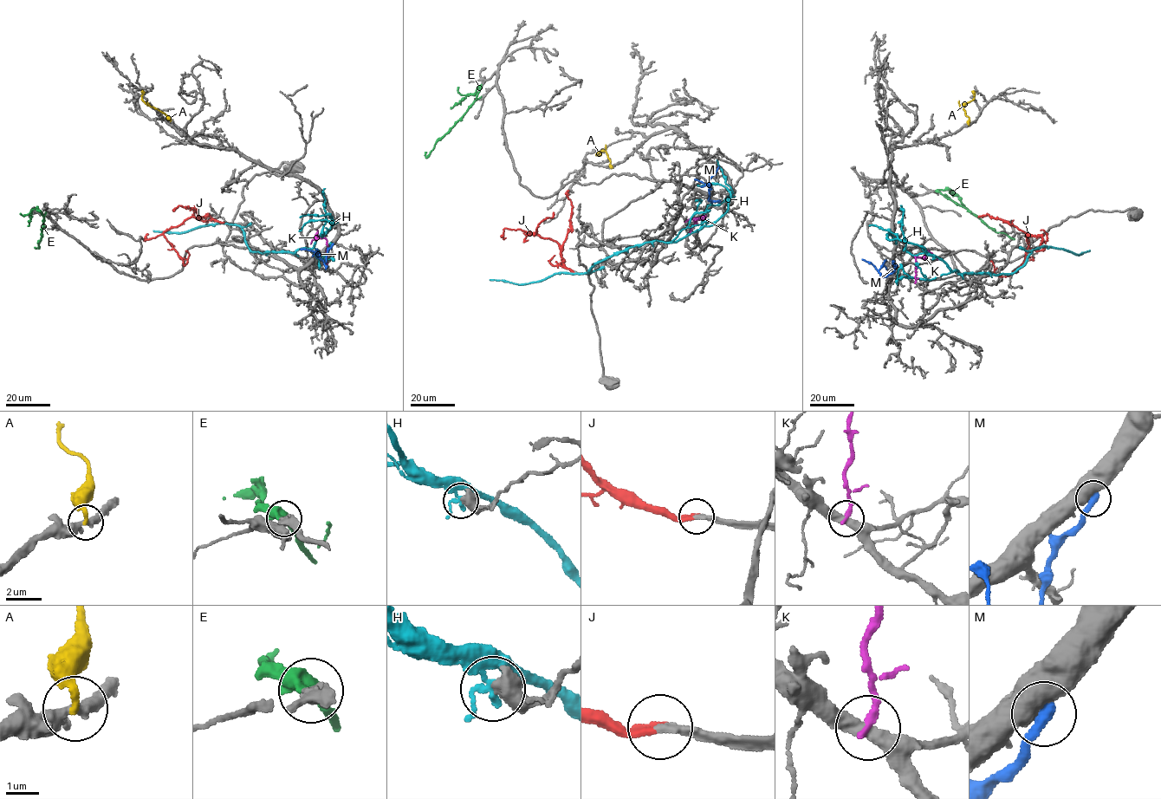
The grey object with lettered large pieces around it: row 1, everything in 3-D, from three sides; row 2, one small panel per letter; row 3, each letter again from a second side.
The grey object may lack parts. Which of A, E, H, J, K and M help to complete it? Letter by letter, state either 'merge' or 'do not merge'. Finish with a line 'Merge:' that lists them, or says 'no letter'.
A: do not merge
E: merge
H: do not merge
J: merge
K: do not merge
M: do not merge
Merge: E, J

